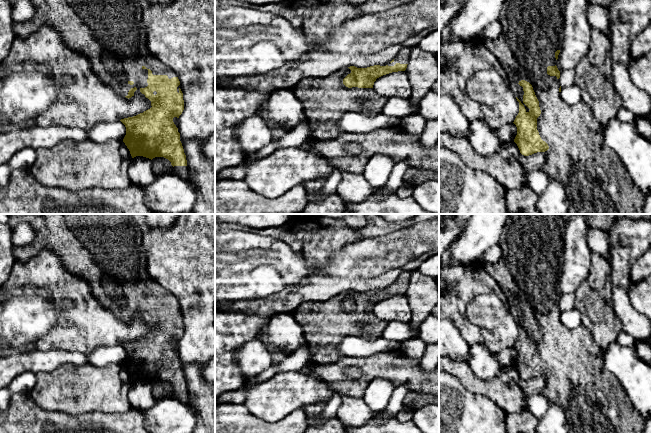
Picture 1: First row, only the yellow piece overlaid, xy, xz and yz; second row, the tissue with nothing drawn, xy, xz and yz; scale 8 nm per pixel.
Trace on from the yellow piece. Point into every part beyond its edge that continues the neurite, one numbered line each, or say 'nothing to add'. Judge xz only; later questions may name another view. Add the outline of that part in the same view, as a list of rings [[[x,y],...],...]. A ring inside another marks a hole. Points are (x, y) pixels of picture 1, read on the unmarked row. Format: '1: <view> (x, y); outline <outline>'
1: xz (325, 324); outline [[[343,291],[322,302],[304,302],[293,311],[292,316],[302,326],[312,350],[313,363],[331,364],[344,359],[337,345],[346,337],[382,337],[388,323],[373,312],[346,311],[343,303],[350,297],[348,291]]]

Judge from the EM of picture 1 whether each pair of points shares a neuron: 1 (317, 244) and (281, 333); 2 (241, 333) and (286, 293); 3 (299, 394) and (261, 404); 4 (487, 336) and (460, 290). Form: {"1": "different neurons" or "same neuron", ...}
{"1": "different neurons", "2": "different neurons", "3": "same neuron", "4": "same neuron"}

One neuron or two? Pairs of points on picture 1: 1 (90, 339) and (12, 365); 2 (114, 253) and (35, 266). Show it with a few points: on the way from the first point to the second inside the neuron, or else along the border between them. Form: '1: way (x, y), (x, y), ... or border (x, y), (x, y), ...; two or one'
1: border (36, 348), (40, 350), (65, 349), (81, 353); two
2: border (49, 248), (71, 271), (80, 276); two

